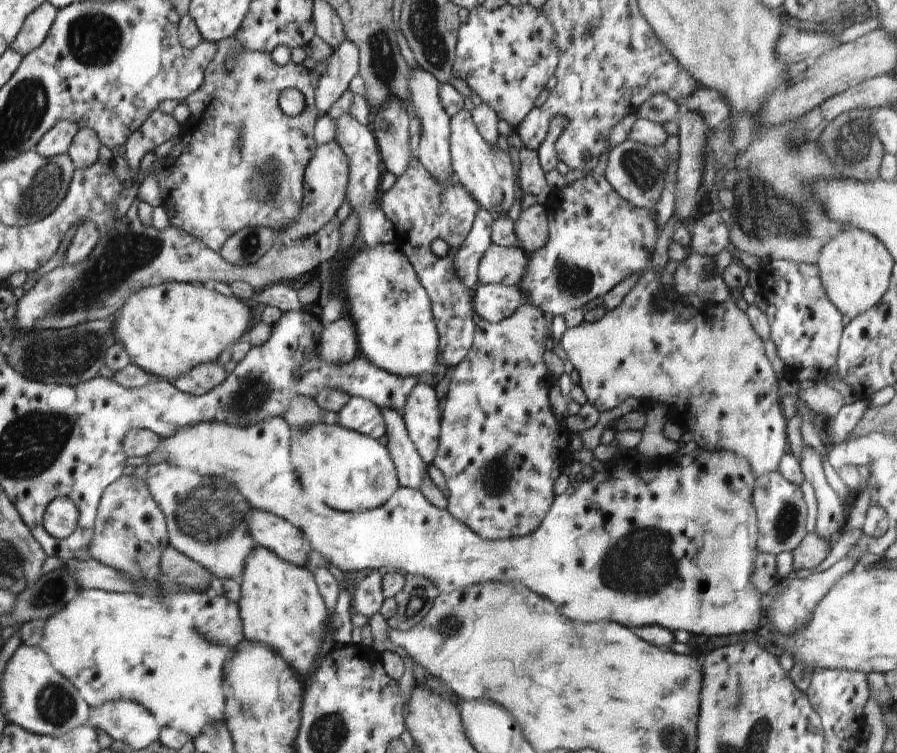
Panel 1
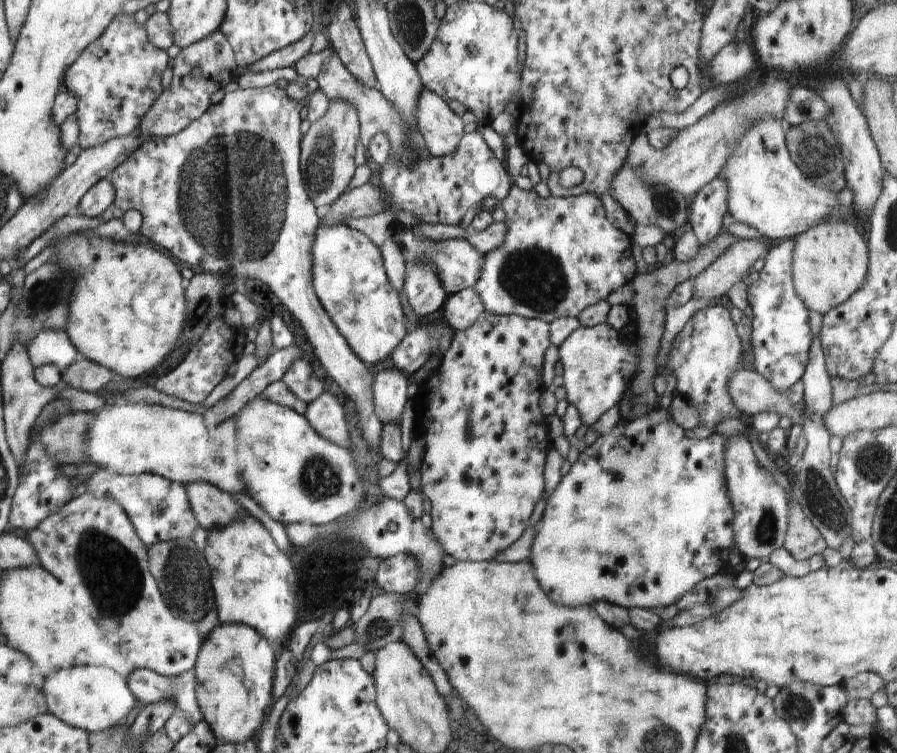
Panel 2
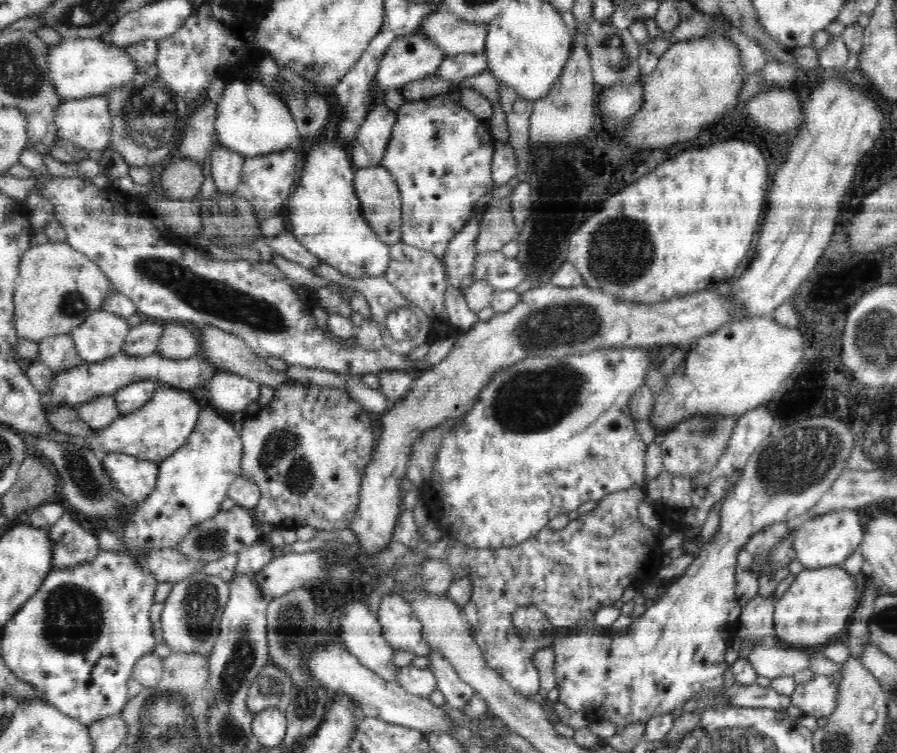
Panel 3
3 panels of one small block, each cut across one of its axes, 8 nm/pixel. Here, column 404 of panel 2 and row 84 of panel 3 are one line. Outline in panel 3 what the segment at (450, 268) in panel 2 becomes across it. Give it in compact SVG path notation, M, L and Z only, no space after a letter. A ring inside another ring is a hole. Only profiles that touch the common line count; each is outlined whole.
M248 78L226 84L217 104L214 130L216 144L242 153L244 158L286 149L299 150L305 145L287 106L264 85Z

